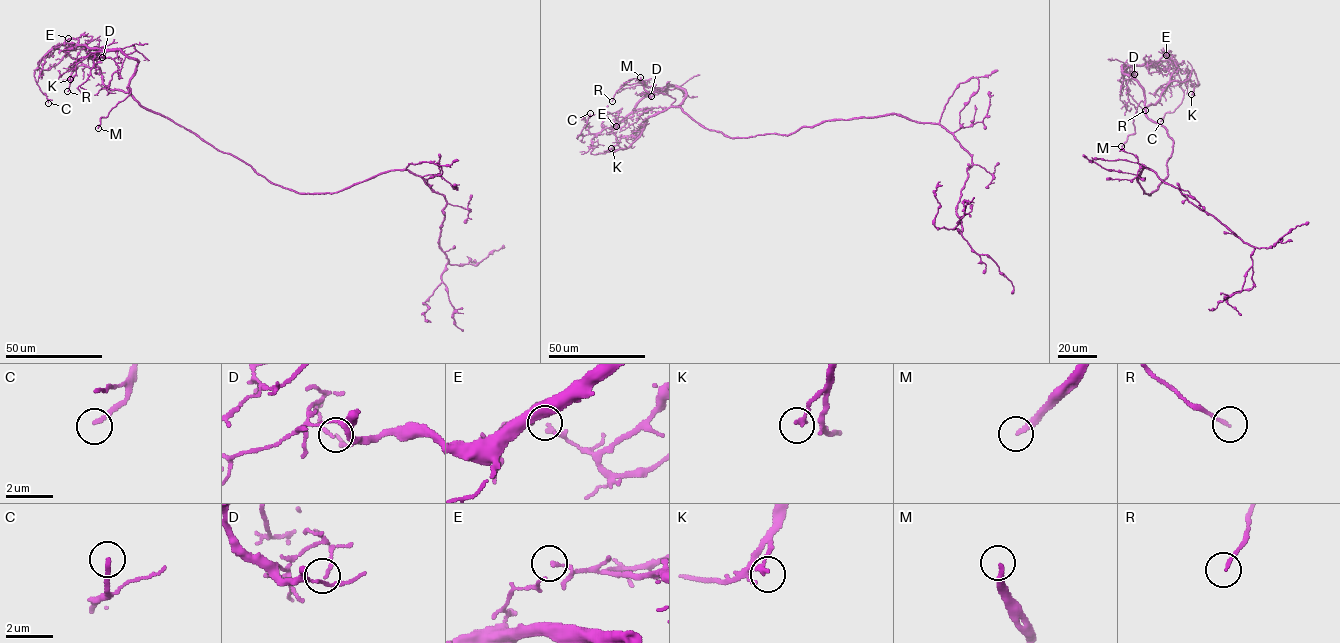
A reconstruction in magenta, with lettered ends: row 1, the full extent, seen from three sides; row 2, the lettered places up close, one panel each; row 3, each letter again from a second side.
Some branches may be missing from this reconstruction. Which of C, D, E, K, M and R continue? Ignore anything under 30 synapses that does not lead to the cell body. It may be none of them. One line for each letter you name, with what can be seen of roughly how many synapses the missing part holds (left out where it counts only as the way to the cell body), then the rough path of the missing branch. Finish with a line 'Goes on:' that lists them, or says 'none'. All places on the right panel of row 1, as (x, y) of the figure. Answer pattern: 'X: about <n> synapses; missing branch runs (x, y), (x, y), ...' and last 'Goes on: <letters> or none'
C: about 45 synapses; missing branch runs (1160, 121), (1146, 127), (1128, 121)
Goes on: C, M

